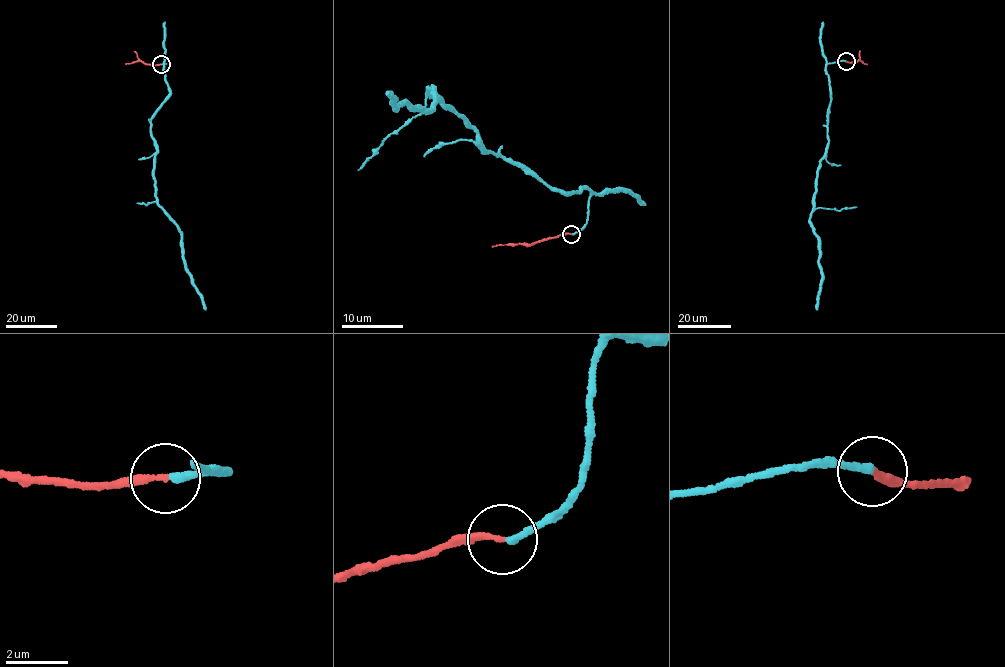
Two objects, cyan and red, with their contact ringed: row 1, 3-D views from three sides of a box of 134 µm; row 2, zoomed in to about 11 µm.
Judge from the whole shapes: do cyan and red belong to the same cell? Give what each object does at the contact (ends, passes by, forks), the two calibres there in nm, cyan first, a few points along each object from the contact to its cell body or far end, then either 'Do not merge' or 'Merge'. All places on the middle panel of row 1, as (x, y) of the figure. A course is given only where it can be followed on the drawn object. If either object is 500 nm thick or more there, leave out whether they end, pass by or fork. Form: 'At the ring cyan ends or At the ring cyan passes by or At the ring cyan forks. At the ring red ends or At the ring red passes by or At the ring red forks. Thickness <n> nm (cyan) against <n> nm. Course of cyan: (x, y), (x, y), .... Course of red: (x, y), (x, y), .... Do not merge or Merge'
At the ring cyan ends. At the ring red ends. Thickness 240 nm (cyan) against 190 nm. Course of cyan: (571, 234), (586, 223), (589, 190), (560, 191), (482, 151), (430, 85), (430, 108), (389, 94). Course of red: (571, 234), (560, 234), (527, 245), (492, 246). Merge

